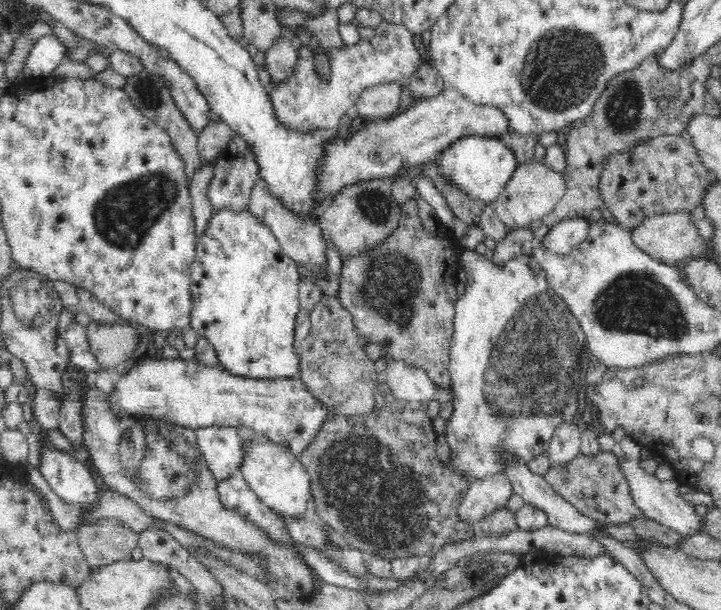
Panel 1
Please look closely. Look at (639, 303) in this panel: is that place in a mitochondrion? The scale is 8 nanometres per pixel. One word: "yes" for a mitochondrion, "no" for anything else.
yes

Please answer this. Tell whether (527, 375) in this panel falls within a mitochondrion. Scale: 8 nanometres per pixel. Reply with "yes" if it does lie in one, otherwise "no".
yes

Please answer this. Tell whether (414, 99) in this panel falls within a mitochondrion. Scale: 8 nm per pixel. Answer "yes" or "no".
no

